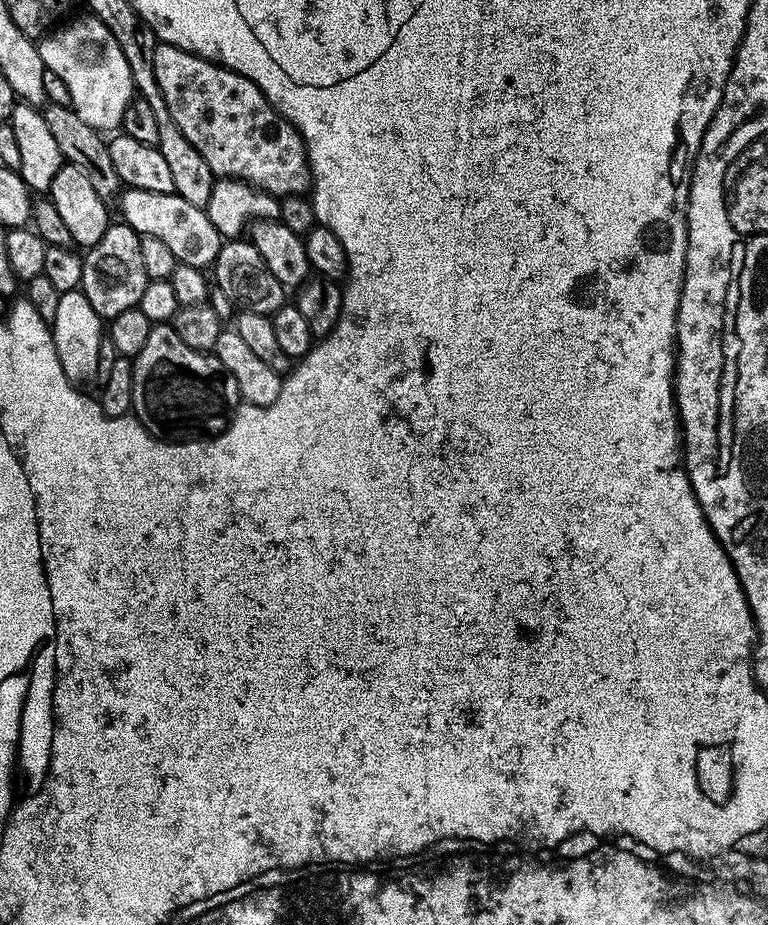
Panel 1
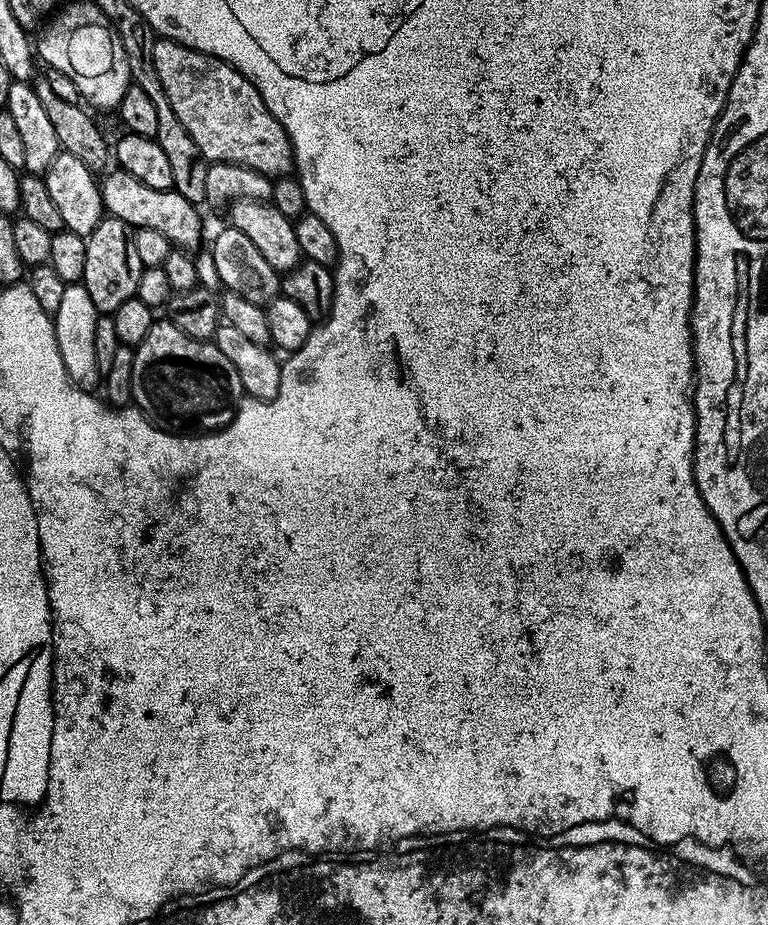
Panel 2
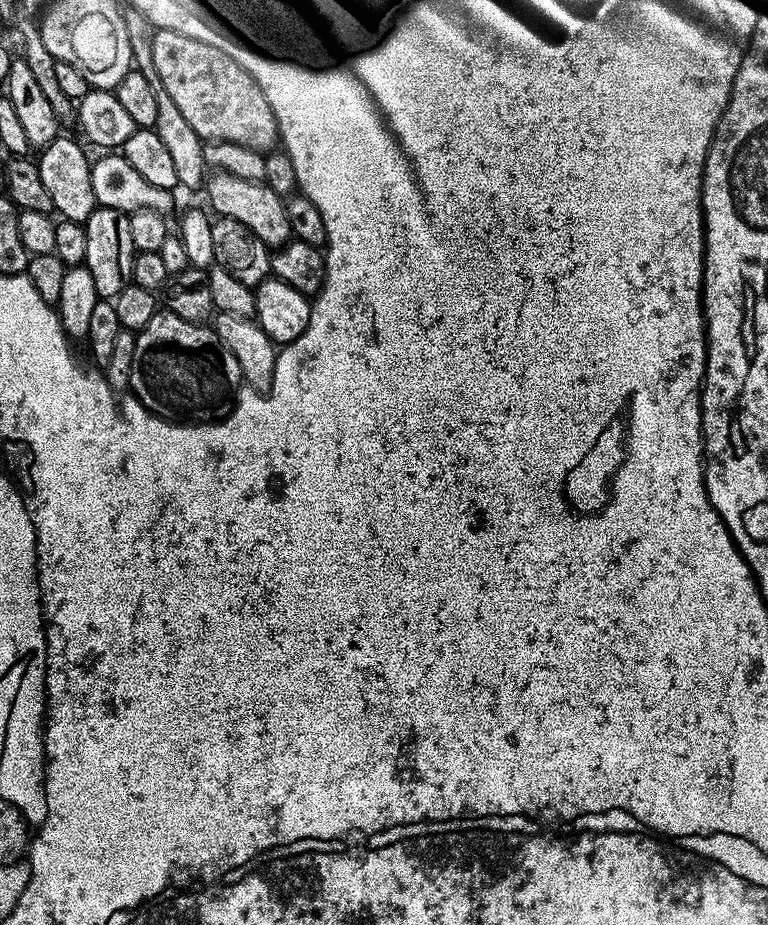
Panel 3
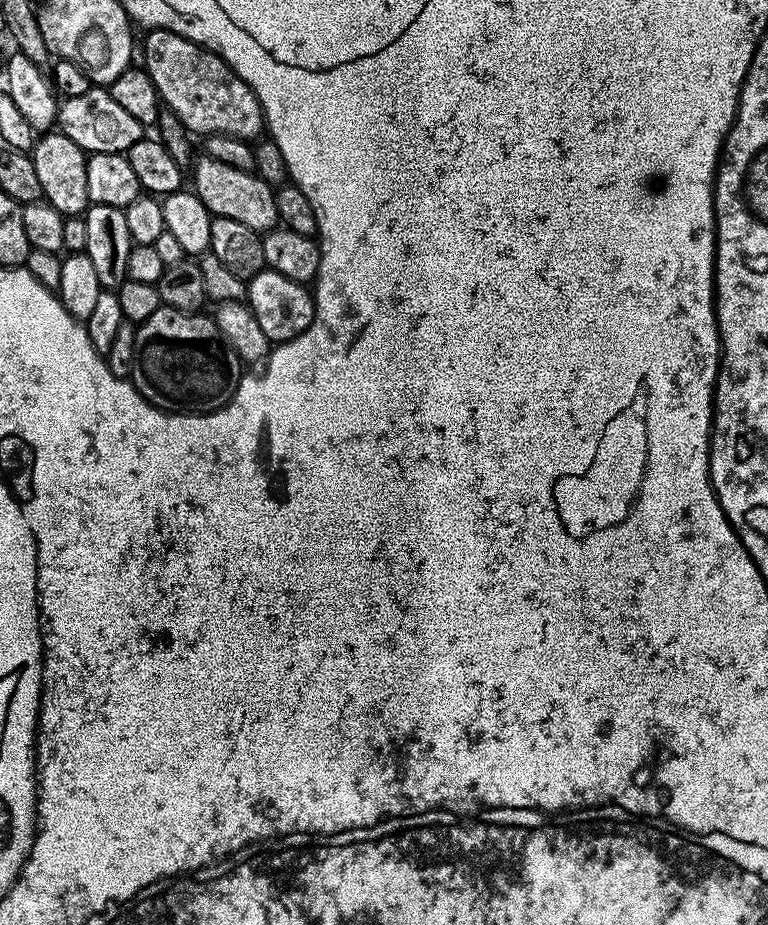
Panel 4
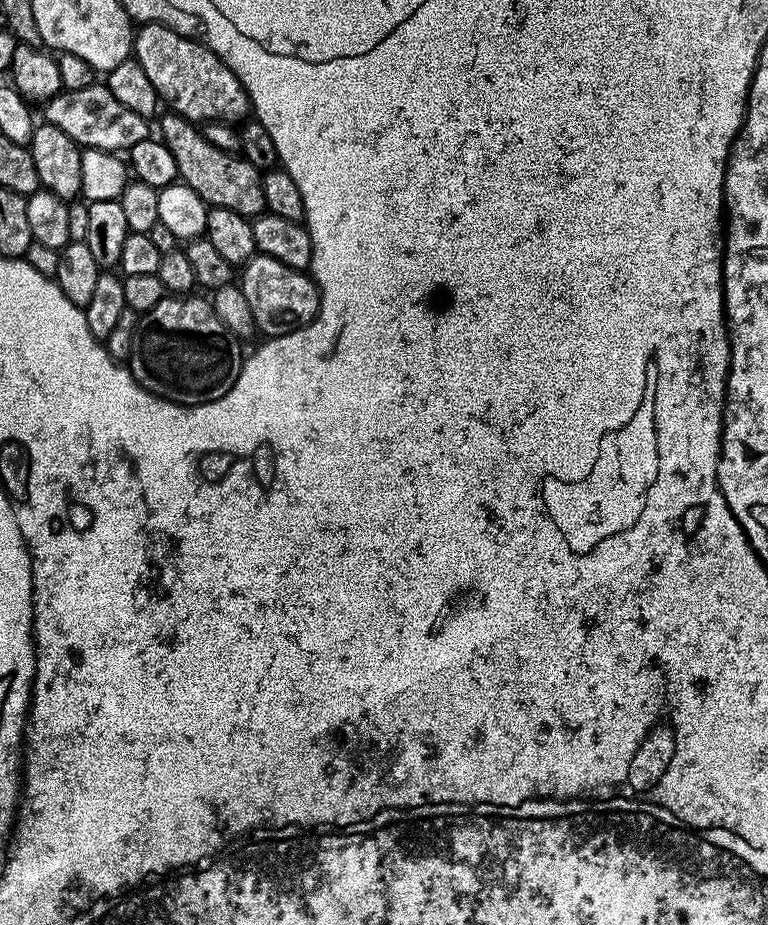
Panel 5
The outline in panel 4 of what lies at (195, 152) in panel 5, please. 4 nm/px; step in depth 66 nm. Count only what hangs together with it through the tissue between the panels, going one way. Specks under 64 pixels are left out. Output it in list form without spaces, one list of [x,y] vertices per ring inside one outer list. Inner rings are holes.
[[[199,155],[193,163],[192,173],[190,176],[191,191],[196,194],[202,204],[211,212],[212,216],[221,216],[222,218],[234,218],[234,222],[242,222],[242,226],[250,226],[250,230],[261,234],[268,232],[271,228],[277,227],[280,215],[276,205],[276,193],[273,185],[263,180],[255,171],[229,166],[224,162],[210,155]]]

